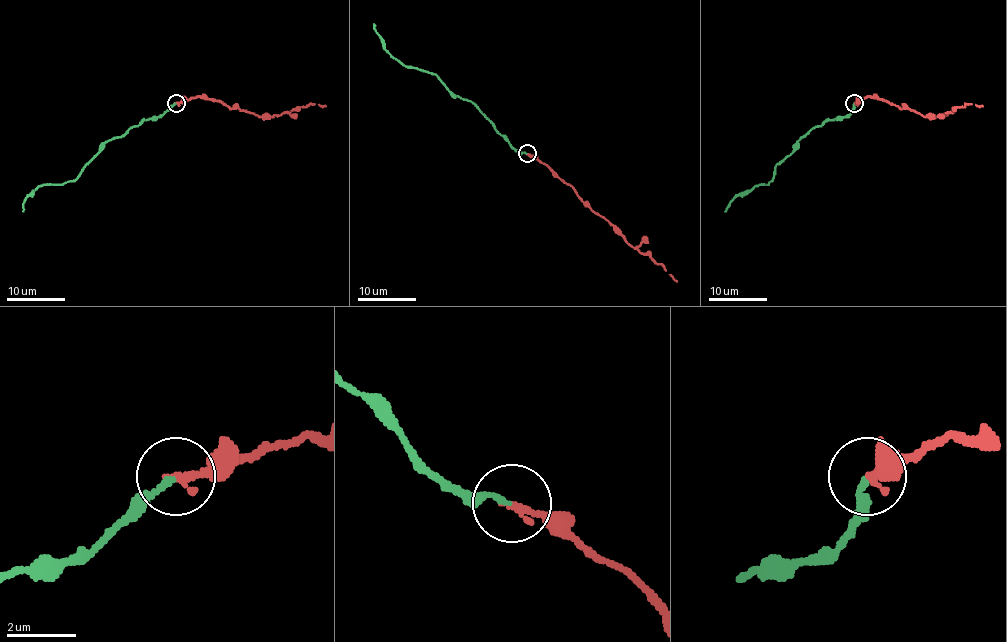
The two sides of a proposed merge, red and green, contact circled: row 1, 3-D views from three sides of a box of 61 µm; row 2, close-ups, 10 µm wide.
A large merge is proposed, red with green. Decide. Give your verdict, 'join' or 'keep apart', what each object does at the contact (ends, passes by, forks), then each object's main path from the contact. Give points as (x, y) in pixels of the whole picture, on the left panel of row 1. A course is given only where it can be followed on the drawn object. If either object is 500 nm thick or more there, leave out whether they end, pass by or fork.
join; red ends; green ends; course red (176, 103), (207, 97), (260, 116), (277, 115), (310, 104), (326, 106); course green (176, 103), (162, 115), (144, 119), (120, 137), (109, 140), (75, 179), (40, 185), (25, 200), (22, 212)

